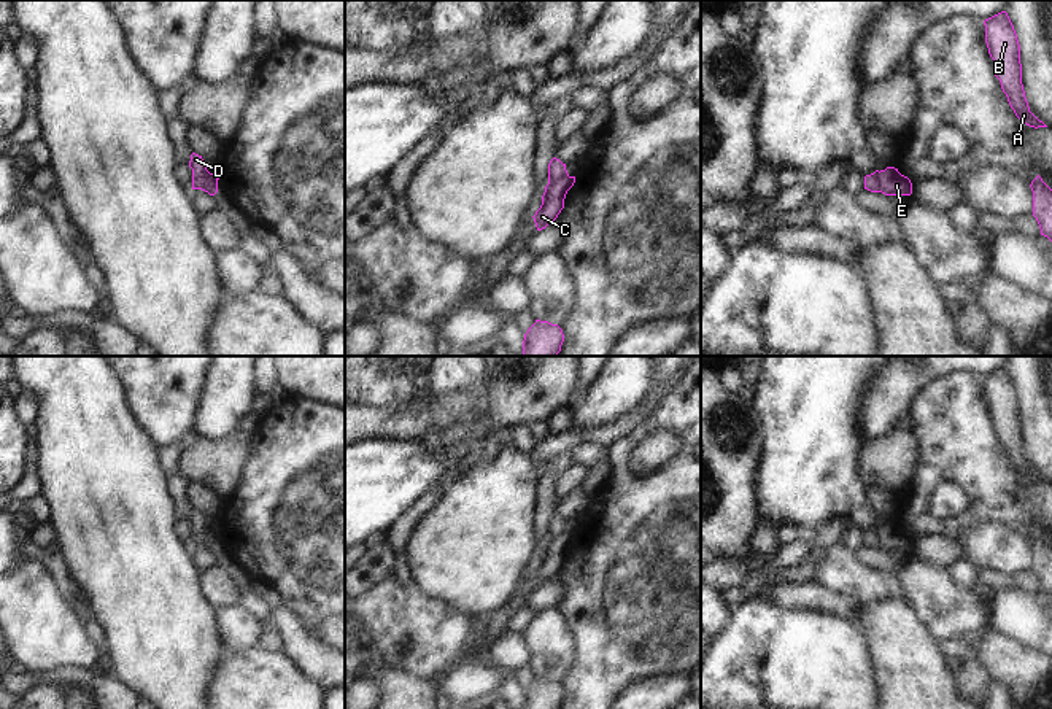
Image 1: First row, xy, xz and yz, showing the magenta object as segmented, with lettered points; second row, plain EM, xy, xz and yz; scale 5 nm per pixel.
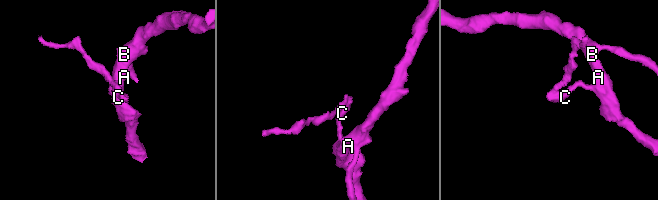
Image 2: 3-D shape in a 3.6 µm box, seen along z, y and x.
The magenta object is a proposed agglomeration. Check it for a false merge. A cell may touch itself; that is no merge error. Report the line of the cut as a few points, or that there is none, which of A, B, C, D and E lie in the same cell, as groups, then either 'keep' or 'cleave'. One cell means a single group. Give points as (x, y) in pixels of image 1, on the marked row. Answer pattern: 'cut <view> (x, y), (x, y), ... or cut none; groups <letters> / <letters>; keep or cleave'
cut xz (568, 175), (549, 182); groups A B C E / D; cleave

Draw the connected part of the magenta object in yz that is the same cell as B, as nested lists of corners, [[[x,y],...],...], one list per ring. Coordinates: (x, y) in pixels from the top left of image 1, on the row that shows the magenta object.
[[[1001,11],[985,19],[984,25],[988,54],[995,64],[995,76],[1000,79],[1015,116],[1030,127],[1047,127],[1030,111],[1022,84],[1020,45],[1008,13]]]

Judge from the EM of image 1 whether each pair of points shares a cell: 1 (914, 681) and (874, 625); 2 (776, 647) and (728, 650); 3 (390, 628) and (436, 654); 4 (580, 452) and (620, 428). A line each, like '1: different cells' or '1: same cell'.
1: same cell
2: same cell
3: same cell
4: different cells

